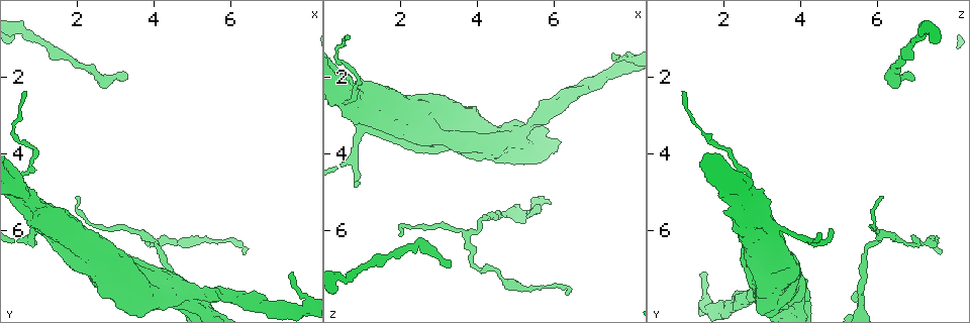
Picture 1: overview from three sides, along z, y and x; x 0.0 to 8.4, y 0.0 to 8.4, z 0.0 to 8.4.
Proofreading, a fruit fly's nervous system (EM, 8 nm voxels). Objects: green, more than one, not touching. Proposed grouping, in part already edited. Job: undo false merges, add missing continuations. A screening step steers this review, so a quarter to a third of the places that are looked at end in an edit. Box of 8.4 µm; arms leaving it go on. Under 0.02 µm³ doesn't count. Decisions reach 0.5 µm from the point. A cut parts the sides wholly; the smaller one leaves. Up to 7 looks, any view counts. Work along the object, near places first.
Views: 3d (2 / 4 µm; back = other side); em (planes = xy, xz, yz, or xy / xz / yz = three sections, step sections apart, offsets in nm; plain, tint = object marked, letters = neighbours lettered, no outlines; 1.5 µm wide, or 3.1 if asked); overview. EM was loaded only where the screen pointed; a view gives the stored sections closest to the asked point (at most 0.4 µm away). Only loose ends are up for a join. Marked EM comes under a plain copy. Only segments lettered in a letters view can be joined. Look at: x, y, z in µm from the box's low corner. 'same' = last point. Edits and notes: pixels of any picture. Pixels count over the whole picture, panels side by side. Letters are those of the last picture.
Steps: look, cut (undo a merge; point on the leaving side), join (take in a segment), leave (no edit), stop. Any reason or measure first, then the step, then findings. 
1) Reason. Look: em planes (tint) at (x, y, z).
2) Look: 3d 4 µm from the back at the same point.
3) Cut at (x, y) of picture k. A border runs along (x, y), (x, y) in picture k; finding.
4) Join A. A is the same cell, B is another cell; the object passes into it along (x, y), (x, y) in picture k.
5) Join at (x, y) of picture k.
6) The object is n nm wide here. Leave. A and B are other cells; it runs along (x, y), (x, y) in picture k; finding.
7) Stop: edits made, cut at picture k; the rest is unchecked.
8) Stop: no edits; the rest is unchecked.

End of a long branch. Look: em planes (letters) at (3.35, 2.00, 6.90).

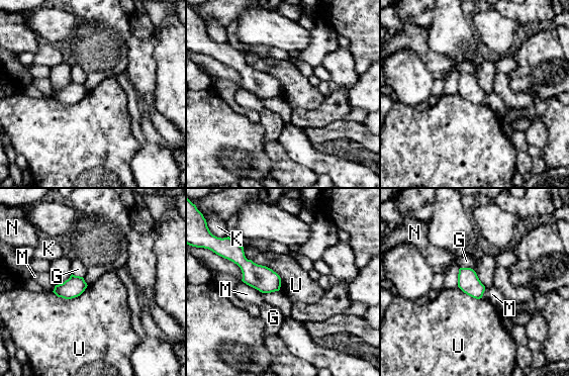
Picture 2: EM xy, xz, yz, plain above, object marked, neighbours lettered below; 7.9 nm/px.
The object is 160 nm wide here. Leave. G, K, M, N and U are other cells; a border runs along (88, 285), (71, 298), (53, 292) in picture 2; no lettered segment goes on from it.

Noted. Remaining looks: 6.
Abrupt turn. Look: 3d 4 µm at (3.70, 6.05, 6.10).

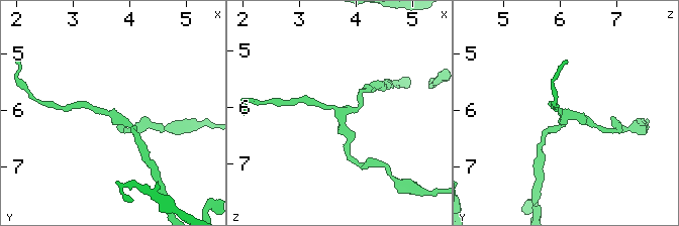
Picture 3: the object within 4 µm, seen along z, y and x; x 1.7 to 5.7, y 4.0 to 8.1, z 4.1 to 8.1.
Need the tissue. Look: em planes (tint) at (3.70, 6.05, 6.10).

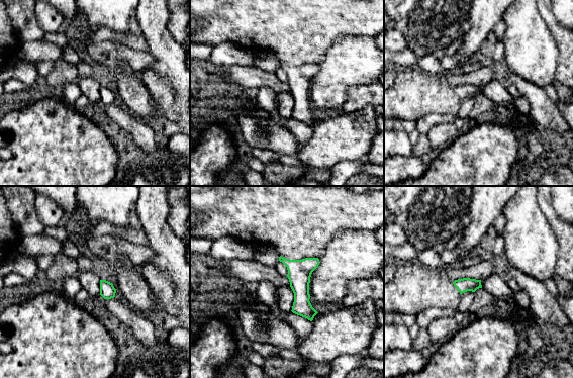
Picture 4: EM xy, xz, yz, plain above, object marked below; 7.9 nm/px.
What lies round it. Look: em planes (letters) at the same point.

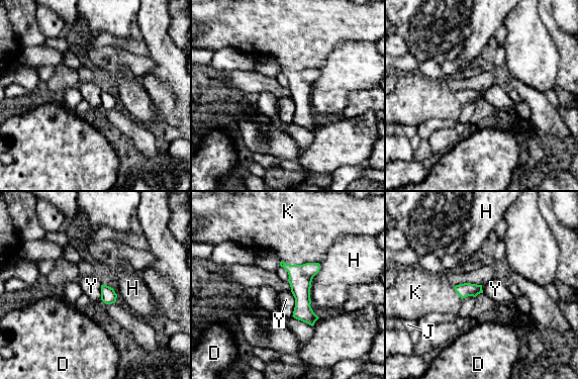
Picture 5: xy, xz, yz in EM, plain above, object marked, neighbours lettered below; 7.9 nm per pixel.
The object is 110 nm wide here. Leave. D, H, J, K and Y are other cells; one cell here.

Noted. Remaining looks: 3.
Narrows sharply. Look: 3d 2 µm at (1.00, 1.00, 7.00).

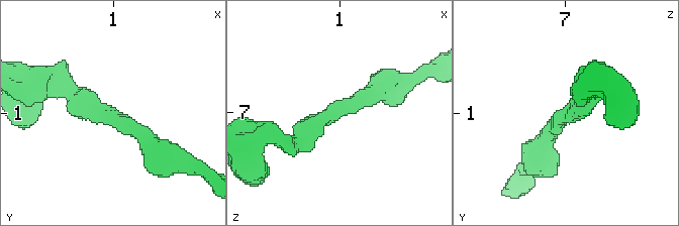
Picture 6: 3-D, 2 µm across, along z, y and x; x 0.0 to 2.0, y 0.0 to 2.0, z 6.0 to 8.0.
Shape alone is not enough. Look: em xy step 8 (letters) at (0.98, 1.04, 6.98).

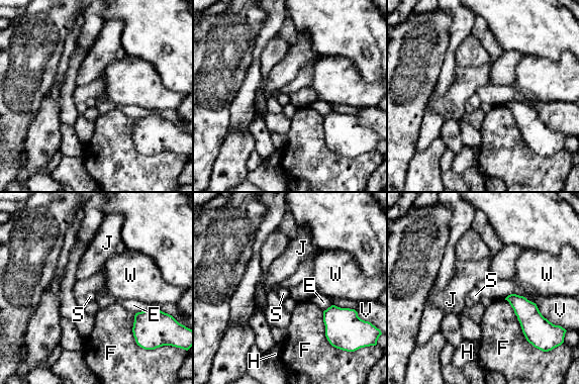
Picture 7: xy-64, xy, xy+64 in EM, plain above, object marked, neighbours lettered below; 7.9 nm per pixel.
The arms are 200, 220 nm wide. Leave. E, F, H, J, S, V and W are other cells; one cell here.

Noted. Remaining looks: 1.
Stop: no edits; the rest is unchecked.

